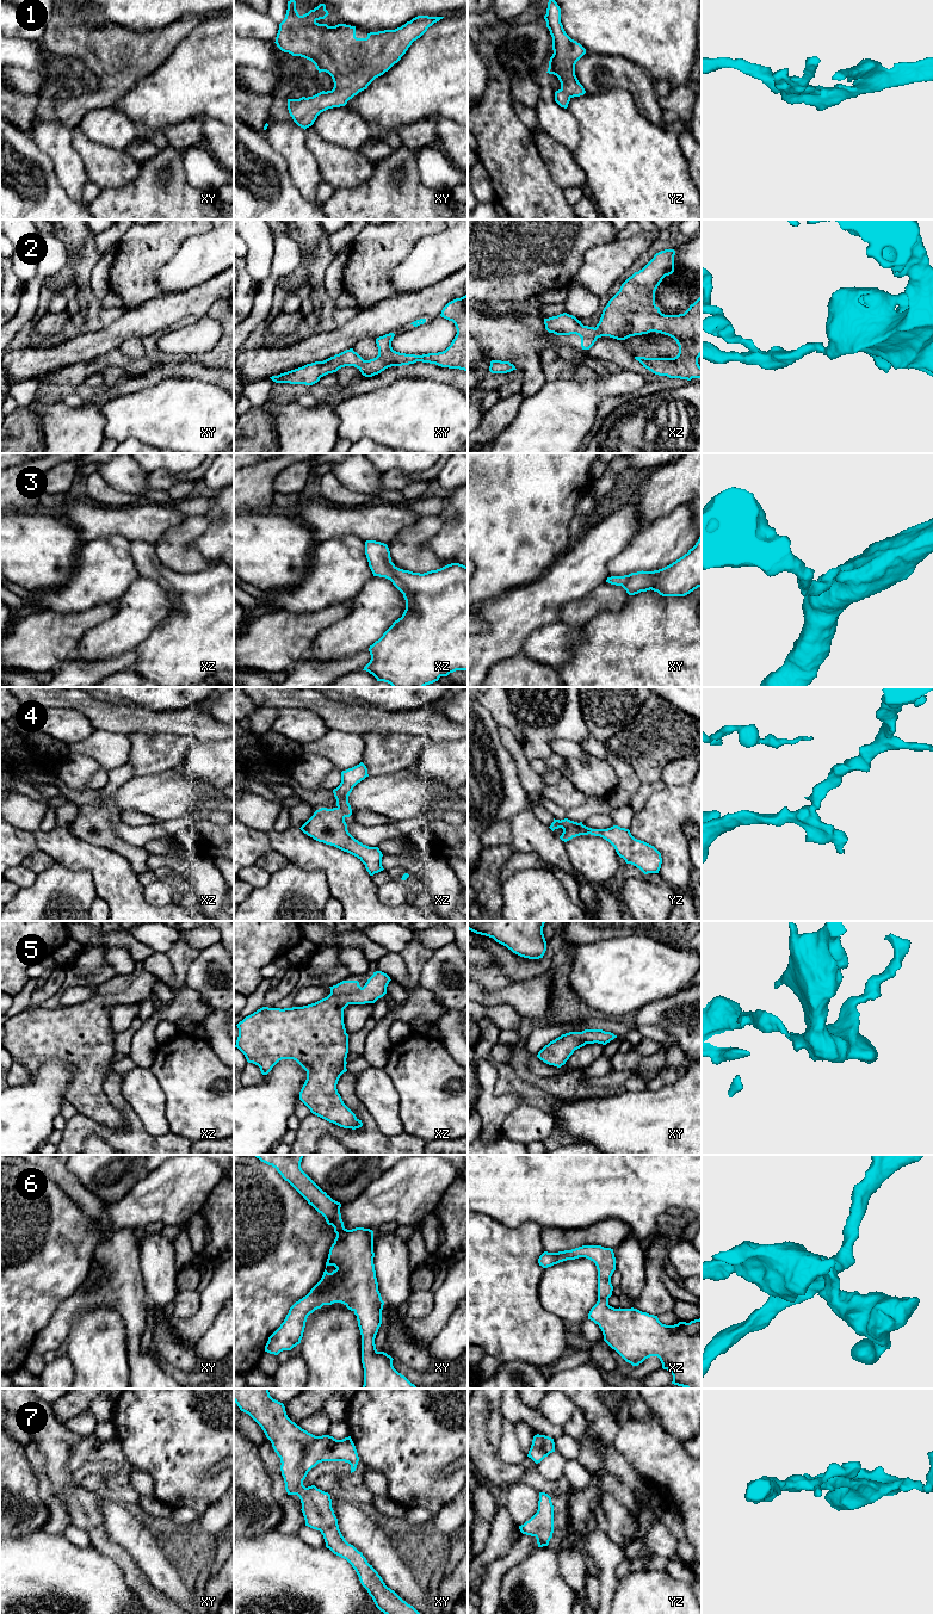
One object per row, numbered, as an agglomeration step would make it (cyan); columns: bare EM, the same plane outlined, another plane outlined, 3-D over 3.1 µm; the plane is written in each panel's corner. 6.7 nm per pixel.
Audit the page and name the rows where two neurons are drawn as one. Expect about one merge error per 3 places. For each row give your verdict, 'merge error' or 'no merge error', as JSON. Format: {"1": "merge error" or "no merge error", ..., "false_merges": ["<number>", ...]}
{"1": "no merge error", "2": "no merge error", "3": "no merge error", "4": "no merge error", "5": "no merge error", "6": "no merge error", "7": "no merge error", "false_merges": []}

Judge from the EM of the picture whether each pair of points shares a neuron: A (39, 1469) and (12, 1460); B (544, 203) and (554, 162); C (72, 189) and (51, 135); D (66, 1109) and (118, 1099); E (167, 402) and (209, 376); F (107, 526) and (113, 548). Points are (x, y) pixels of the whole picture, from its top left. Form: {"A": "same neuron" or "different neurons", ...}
{"A": "different neurons", "B": "different neurons", "C": "same neuron", "D": "different neurons", "E": "different neurons", "F": "different neurons"}

